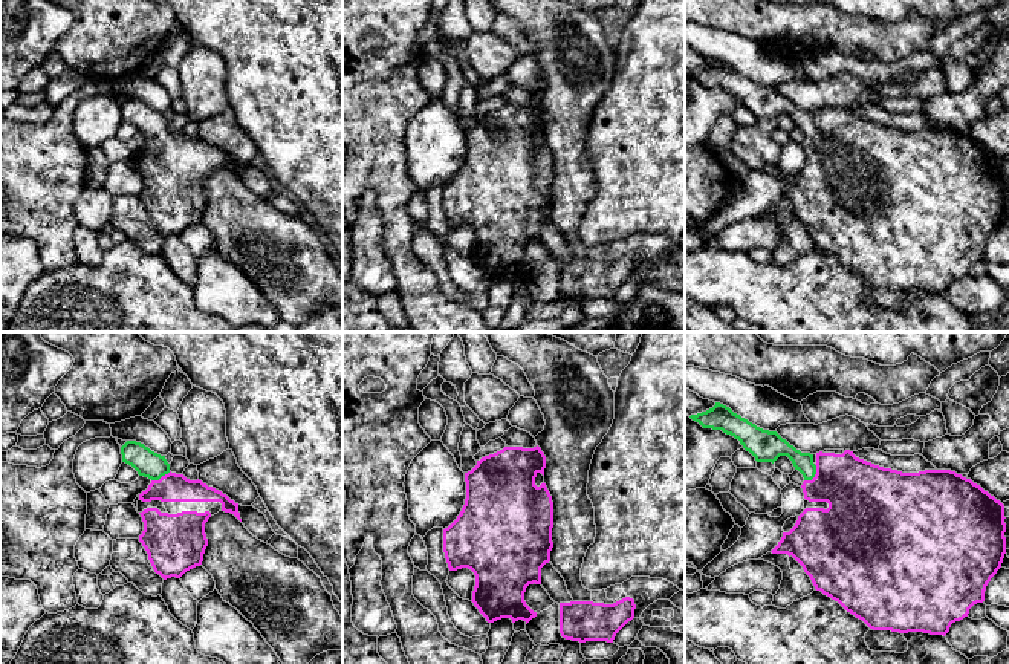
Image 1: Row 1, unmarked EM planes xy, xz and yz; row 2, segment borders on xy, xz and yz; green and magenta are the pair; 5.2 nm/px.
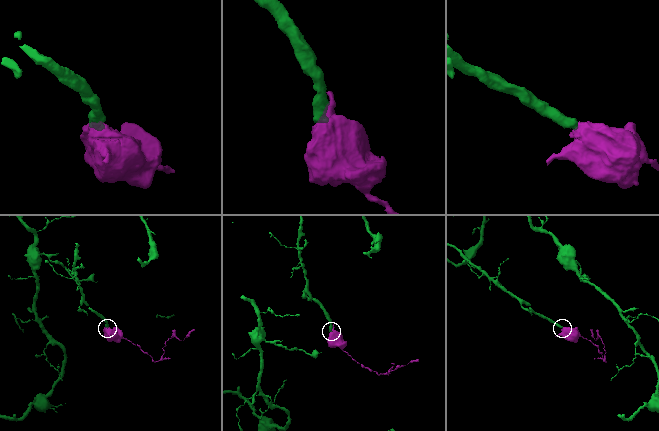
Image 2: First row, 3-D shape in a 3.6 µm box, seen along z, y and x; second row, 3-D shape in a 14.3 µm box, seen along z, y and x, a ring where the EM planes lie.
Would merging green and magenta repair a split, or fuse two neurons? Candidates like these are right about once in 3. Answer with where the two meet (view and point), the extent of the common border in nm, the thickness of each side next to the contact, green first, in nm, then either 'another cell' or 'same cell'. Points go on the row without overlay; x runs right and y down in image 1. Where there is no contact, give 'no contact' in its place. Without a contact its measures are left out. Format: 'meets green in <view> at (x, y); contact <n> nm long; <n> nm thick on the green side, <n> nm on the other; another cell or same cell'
meets green in yz at (815, 130); contact 110 nm long; 110 nm thick on the green side, 340 nm on the other; same cell

